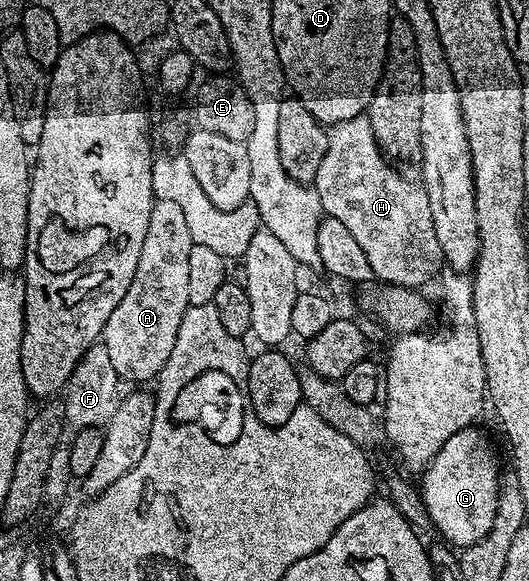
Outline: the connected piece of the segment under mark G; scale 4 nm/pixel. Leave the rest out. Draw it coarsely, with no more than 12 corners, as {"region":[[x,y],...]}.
{"region":[[477,426],[451,434],[419,480],[457,550],[495,522],[503,475]]}

